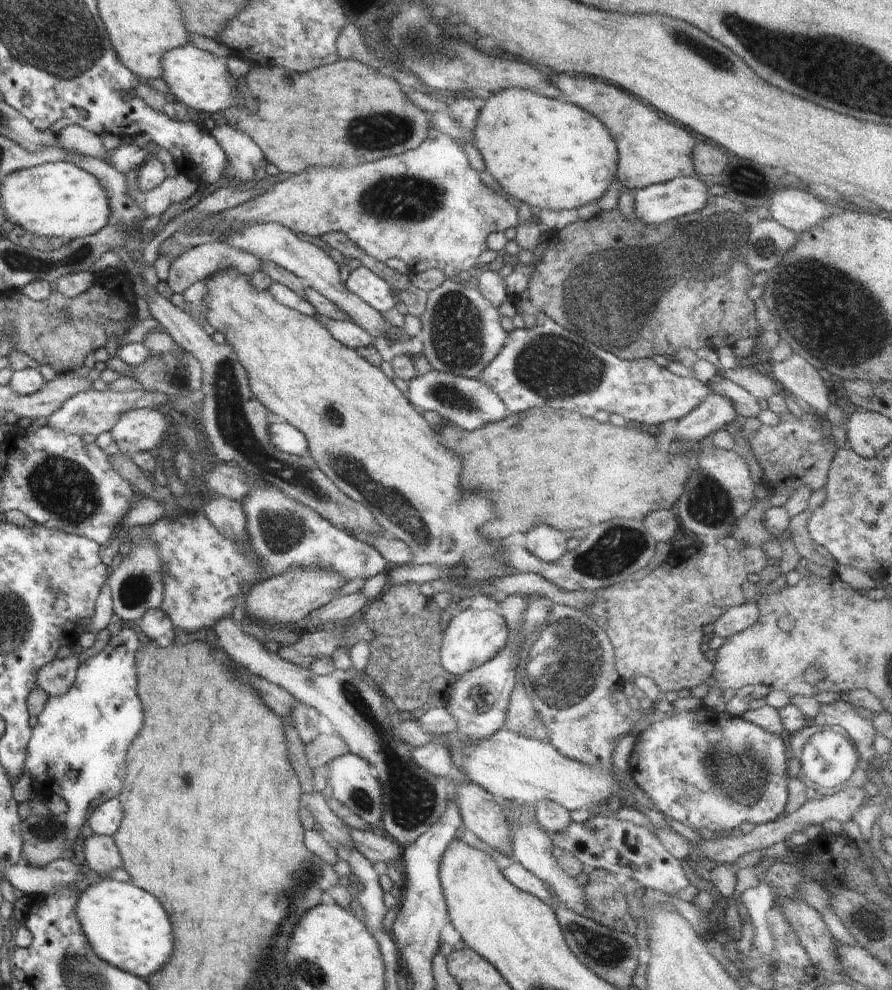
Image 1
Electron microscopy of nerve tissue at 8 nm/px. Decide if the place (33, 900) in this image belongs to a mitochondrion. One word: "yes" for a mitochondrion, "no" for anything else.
no

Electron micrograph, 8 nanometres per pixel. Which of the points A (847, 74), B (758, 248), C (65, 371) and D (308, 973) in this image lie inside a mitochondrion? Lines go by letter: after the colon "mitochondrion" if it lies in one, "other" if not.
A: mitochondrion
B: mitochondrion
C: other
D: mitochondrion

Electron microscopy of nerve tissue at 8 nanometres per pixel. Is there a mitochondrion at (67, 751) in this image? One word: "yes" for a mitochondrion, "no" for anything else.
no

